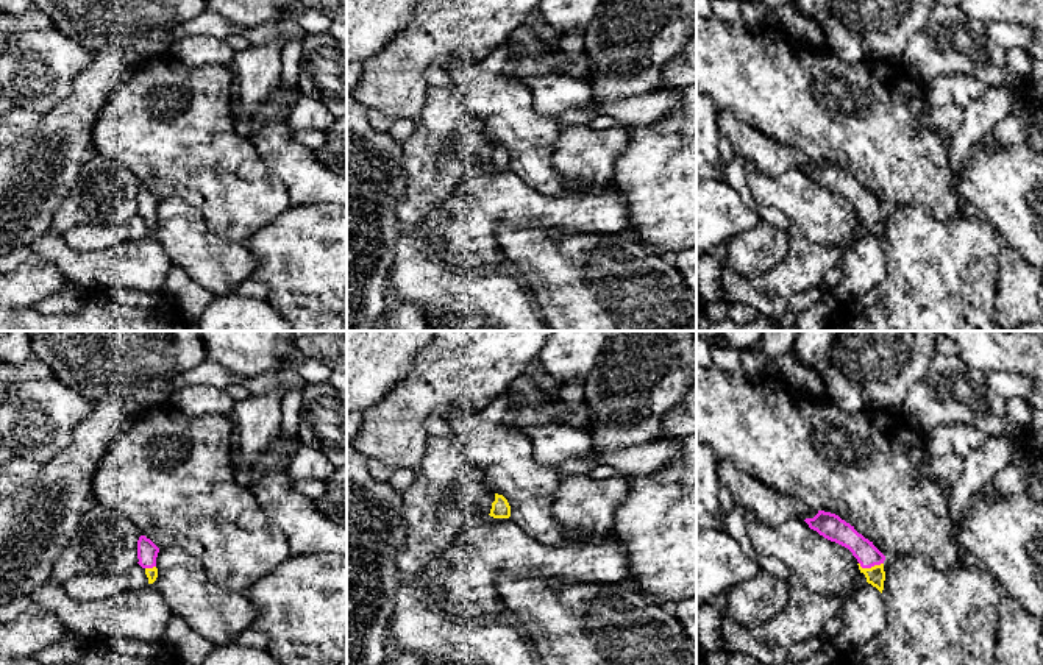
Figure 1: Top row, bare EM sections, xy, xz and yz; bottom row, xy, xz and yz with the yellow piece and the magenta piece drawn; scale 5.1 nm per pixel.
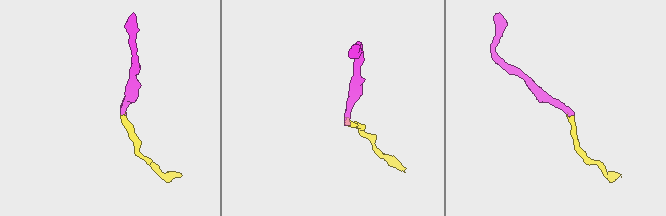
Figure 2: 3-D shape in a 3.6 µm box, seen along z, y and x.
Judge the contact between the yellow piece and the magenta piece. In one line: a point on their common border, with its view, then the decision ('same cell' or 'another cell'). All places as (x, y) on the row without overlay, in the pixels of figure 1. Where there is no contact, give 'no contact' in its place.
yz (872, 217) | same cell

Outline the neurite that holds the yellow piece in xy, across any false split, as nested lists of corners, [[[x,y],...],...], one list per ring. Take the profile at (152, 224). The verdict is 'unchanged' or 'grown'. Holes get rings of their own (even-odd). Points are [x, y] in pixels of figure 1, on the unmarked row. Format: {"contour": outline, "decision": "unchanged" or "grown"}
{"contour": [[[141,186],[137,190],[137,209],[139,215],[145,220],[148,234],[153,234],[158,228],[156,208],[159,198],[145,186]]], "decision": "grown"}

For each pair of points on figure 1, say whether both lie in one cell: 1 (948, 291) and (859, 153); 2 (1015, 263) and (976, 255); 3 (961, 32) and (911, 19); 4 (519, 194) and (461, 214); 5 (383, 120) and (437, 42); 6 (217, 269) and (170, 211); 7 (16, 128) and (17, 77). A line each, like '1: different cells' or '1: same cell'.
1: different cells
2: different cells
3: different cells
4: same cell
5: different cells
6: same cell
7: different cells

